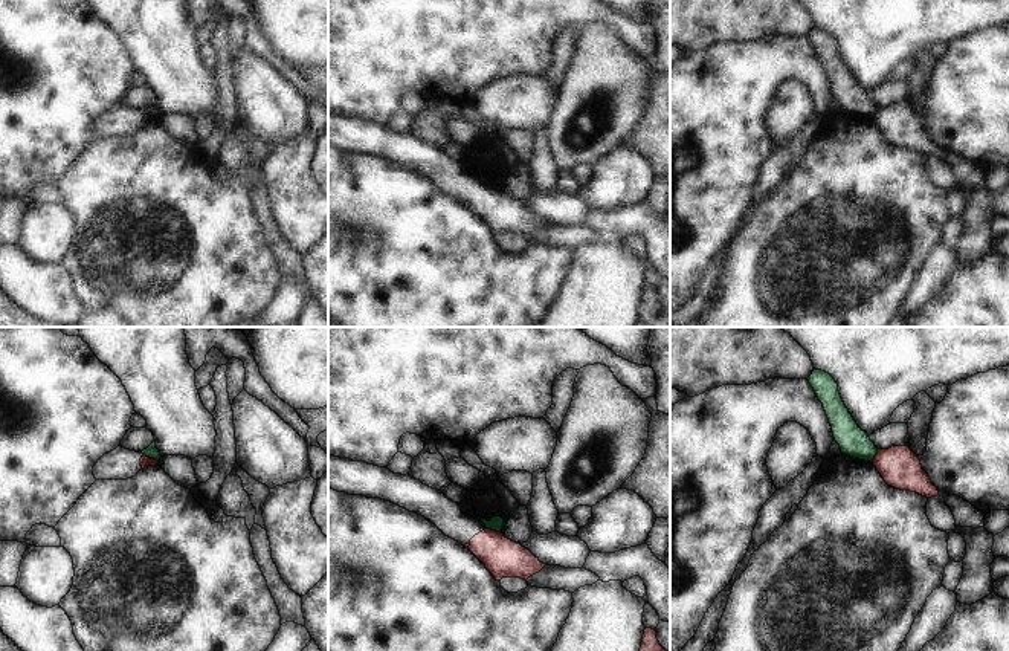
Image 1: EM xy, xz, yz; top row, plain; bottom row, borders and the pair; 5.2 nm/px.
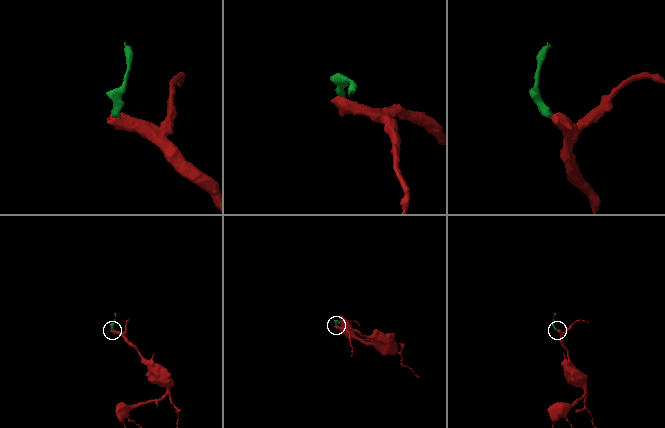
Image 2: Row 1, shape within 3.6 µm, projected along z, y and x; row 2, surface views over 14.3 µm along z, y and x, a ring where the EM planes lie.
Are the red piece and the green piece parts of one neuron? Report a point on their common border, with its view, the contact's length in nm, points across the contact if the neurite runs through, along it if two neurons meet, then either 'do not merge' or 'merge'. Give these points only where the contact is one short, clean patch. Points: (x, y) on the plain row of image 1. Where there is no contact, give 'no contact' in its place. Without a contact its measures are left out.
meets red in xy at (151, 116); contact 90 nm long; border along xy (144, 112), (157, 118); do not merge

